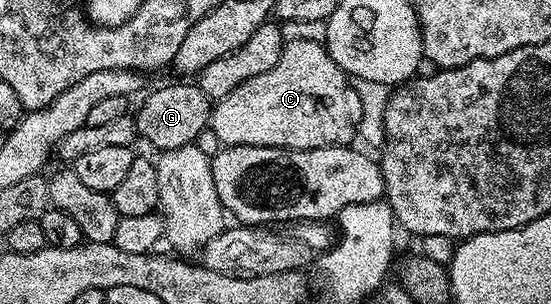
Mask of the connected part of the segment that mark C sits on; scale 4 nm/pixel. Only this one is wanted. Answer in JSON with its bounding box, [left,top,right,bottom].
[210,39,362,149]

